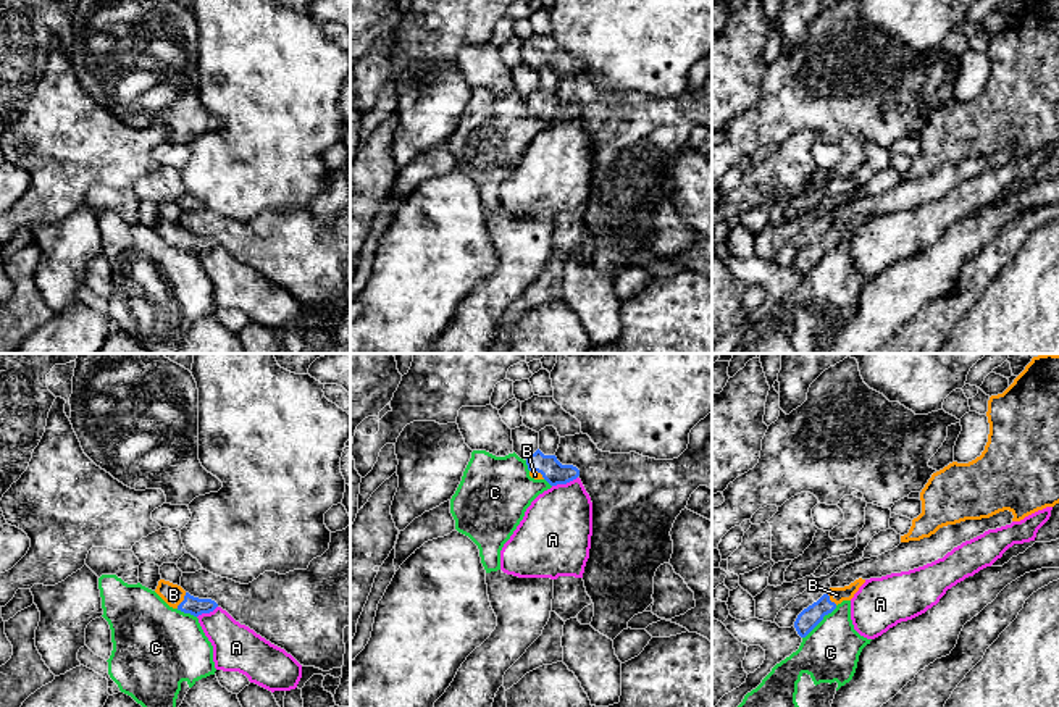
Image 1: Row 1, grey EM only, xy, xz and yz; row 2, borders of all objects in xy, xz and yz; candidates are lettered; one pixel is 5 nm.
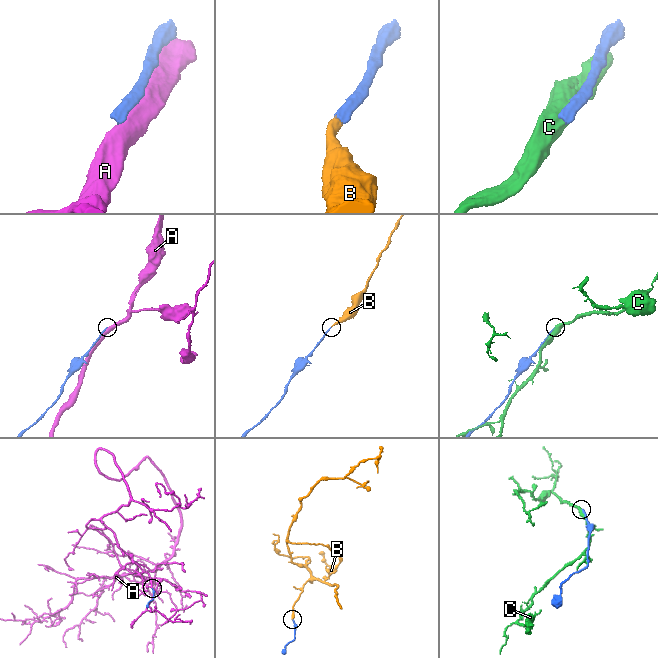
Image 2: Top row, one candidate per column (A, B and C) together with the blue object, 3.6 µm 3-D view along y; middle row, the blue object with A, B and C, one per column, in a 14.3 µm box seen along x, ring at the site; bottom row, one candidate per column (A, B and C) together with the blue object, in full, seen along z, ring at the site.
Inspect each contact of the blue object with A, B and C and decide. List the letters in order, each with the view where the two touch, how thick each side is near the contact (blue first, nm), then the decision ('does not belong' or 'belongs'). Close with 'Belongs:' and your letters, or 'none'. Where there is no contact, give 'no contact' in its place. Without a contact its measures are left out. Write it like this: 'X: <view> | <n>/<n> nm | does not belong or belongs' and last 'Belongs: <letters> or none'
A: xz | 110/360 nm | does not belong
B: xy | 90/110 nm | belongs
C: yz | 100/280 nm | does not belong
Belongs: B

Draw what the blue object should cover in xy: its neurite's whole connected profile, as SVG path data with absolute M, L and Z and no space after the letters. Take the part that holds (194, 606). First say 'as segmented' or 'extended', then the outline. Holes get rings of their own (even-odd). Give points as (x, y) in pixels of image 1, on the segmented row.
extended; M160 579L155 592L173 609L199 617L213 612L218 604L211 599L199 599L186 592L181 586Z

